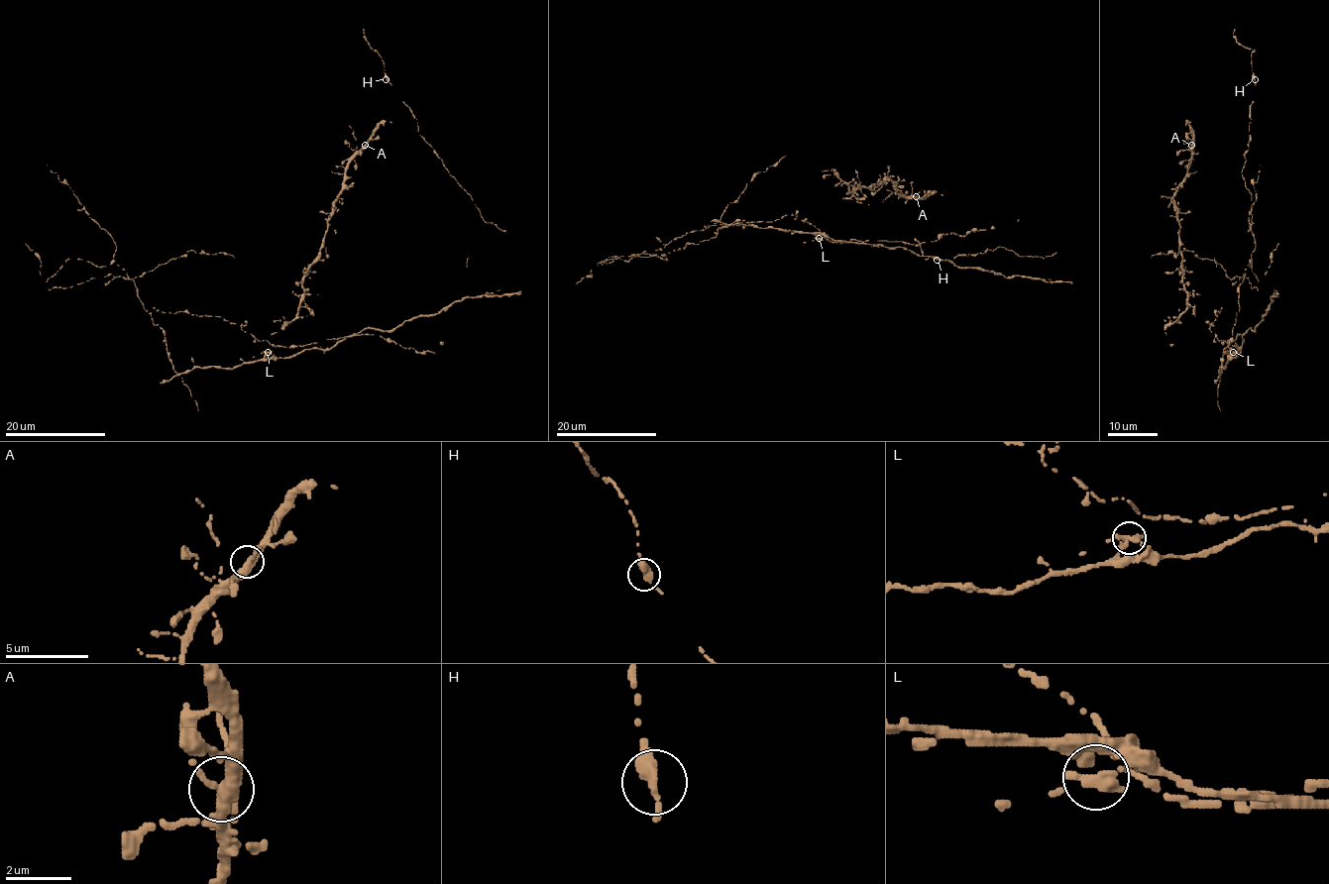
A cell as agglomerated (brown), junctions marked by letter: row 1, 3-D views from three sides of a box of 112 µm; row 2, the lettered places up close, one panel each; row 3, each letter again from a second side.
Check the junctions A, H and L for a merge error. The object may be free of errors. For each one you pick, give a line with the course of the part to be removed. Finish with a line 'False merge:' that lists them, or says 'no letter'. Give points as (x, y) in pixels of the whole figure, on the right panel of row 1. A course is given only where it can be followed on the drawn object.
L: foreign part runs (1233, 352), (1220, 373), (1243, 277), (1232, 278), (1220, 264), (1189, 250), (1152, 258)
False merge: L

